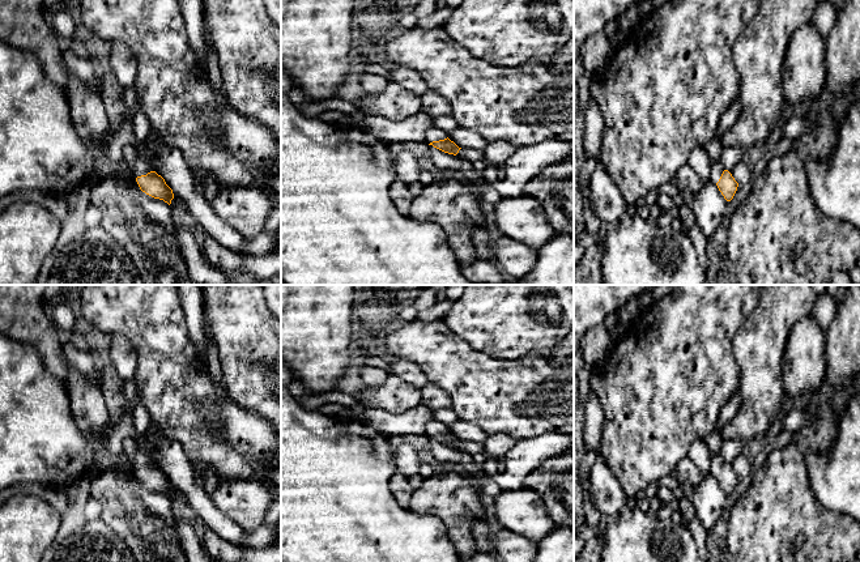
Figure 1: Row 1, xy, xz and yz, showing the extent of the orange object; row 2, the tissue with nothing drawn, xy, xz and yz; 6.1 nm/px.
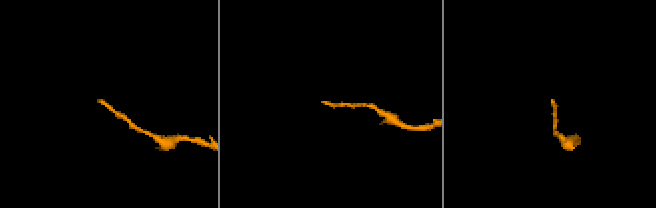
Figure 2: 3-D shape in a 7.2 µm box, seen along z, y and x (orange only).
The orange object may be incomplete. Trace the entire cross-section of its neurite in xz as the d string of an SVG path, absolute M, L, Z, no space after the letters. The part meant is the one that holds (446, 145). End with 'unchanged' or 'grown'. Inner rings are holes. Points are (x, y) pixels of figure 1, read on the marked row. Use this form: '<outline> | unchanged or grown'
M431 127L426 131L425 142L433 145L434 148L456 156L461 148L459 148L454 141L448 139L448 133L438 127Z | grown

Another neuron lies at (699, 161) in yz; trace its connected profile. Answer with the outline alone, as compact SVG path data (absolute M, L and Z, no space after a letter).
M693 149L689 158L689 165L695 170L702 180L710 179L710 158L706 149Z

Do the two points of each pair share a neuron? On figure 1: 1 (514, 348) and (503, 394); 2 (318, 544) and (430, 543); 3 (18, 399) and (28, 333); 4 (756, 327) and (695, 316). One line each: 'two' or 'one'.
1: two
2: one
3: two
4: two

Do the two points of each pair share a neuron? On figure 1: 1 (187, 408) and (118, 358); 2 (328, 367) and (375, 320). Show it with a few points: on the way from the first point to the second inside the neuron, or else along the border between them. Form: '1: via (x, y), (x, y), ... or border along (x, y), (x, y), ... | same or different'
1: border along (130, 341), (136, 353), (133, 379) | different
2: border along (352, 305), (357, 335) | different

